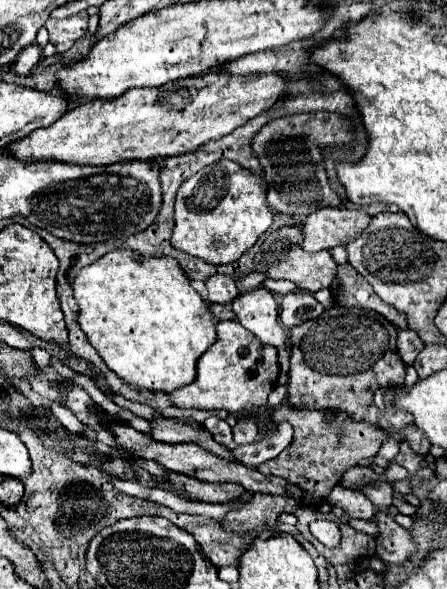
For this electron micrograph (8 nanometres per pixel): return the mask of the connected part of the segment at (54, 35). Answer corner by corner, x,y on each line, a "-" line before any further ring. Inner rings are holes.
77,12
73,16
61,18
61,20
47,20
45,28
49,32
51,42
59,48
59,52
67,52
81,36
87,34
87,12

